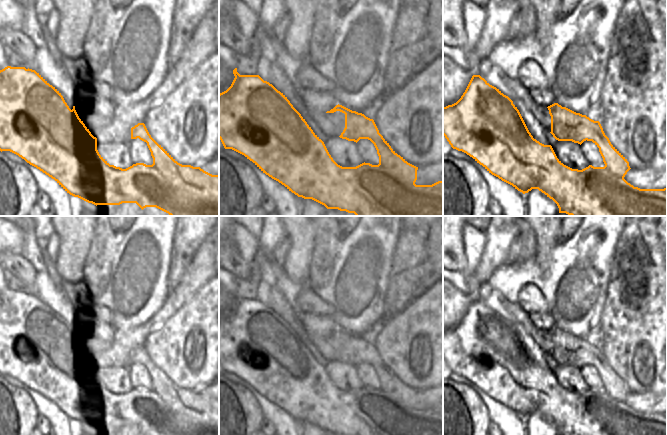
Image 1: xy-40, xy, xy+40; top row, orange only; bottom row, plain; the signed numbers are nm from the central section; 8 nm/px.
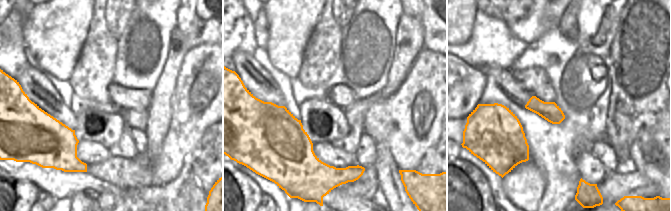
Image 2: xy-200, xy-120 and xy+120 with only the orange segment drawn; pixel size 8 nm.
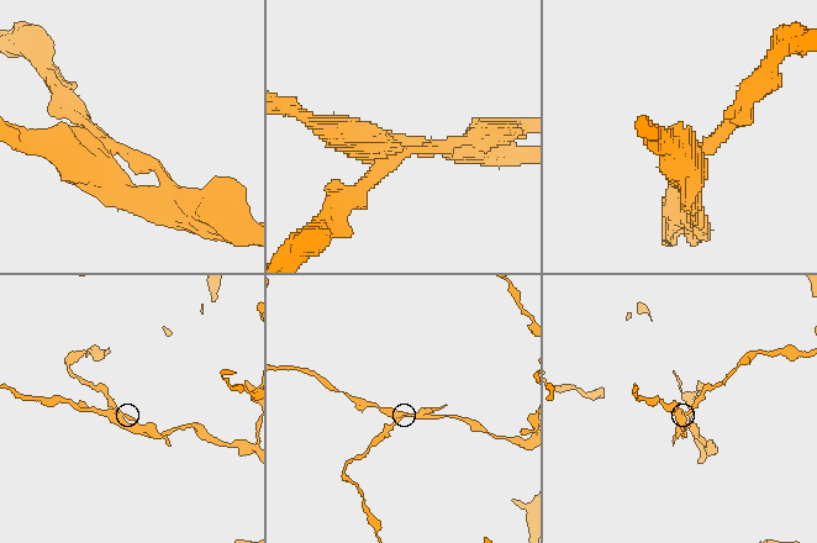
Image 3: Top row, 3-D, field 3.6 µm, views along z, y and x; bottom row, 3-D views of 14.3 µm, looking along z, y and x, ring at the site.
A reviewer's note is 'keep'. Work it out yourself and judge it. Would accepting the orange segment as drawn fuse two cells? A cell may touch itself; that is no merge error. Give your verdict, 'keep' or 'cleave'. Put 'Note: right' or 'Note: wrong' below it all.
cleave
Note: wrong

